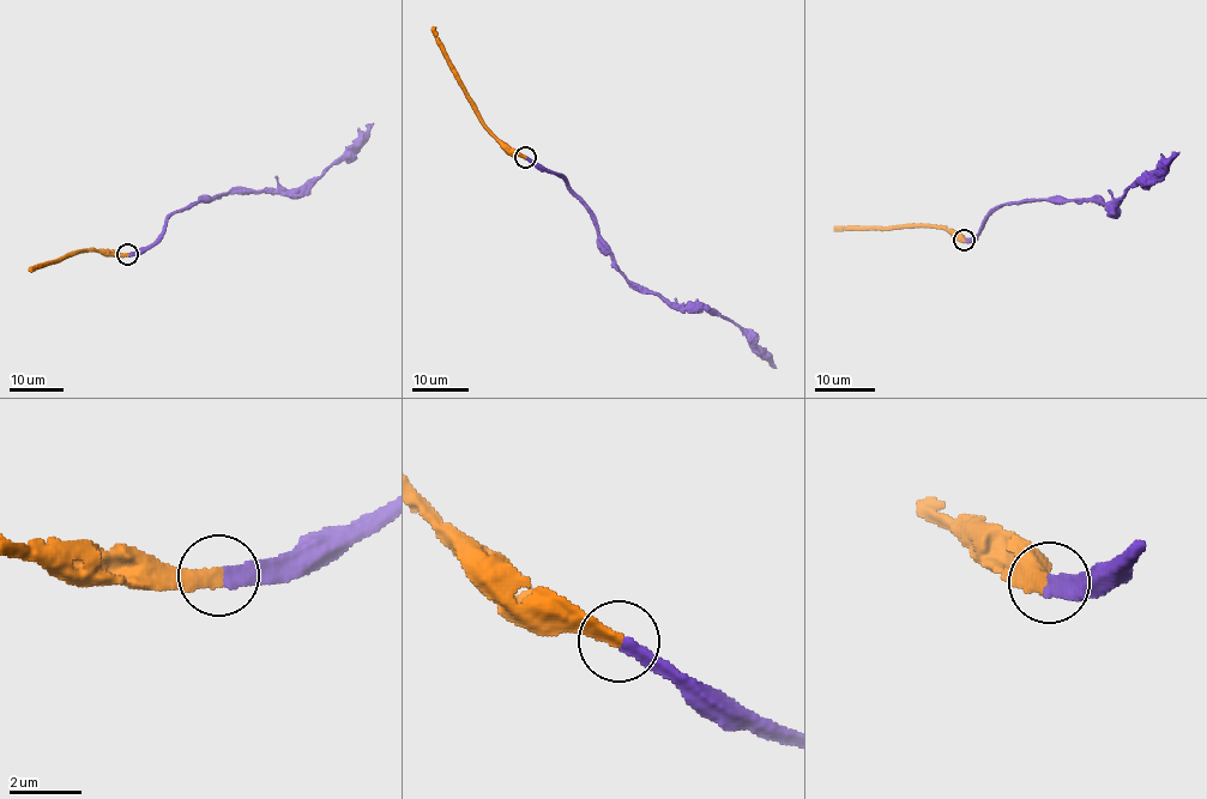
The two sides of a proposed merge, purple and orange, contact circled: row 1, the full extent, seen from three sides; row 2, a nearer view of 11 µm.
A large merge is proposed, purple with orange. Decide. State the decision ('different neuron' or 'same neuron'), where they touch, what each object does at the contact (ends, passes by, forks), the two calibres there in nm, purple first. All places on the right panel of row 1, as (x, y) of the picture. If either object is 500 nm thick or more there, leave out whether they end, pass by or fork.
same neuron; place (964, 240); purple ends; orange ends; calibres 400 and 400 nm

